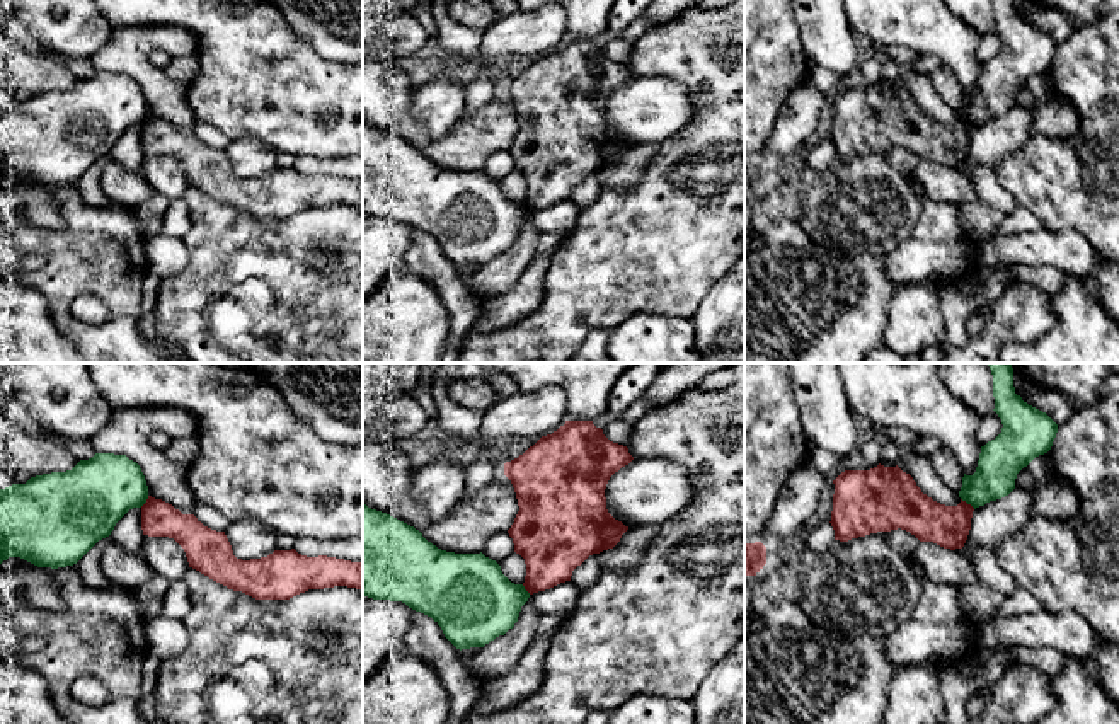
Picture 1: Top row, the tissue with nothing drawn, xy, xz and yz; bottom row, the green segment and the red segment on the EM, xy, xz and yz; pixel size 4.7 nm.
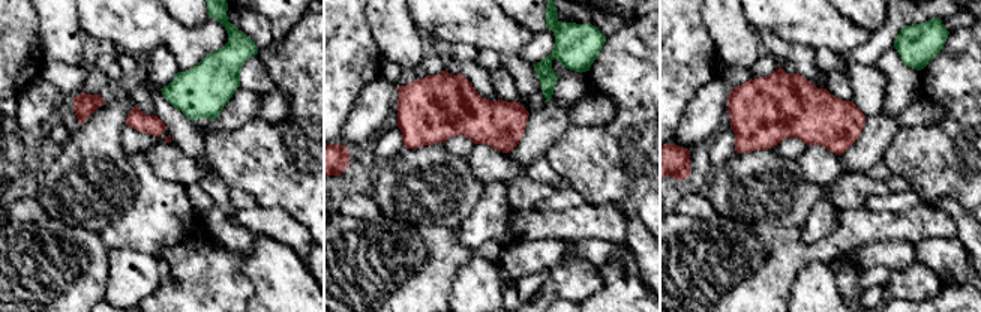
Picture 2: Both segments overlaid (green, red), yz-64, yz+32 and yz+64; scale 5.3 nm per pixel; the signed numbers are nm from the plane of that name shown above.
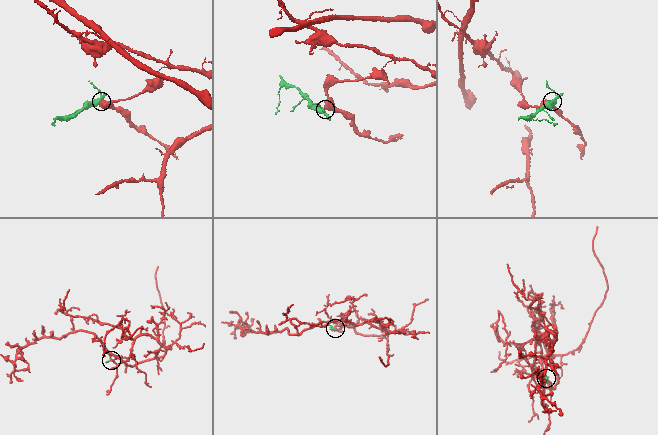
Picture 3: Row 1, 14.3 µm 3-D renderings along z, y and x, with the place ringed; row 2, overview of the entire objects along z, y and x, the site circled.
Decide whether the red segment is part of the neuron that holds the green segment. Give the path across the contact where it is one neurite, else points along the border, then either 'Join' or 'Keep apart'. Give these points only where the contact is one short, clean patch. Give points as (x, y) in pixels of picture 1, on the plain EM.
Boundary: yz (961, 116), (975, 126). Keep apart

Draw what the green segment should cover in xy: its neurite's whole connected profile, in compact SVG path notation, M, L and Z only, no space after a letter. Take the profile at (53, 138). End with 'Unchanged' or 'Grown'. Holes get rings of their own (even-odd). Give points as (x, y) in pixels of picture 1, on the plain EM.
M95 72L80 78L72 89L31 95L26 102L0 107L0 182L20 175L37 186L66 186L77 182L99 158L111 153L116 141L148 118L148 104L140 83L126 73Z. Unchanged

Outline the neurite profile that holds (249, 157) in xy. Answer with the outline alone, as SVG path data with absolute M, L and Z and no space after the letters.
M254 136L232 140L225 153L232 164L233 174L242 179L267 175L276 169L279 157L276 150L266 148Z

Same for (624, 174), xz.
M632 145L620 160L598 172L600 186L611 191L627 191L632 187L644 165L657 153L657 145Z

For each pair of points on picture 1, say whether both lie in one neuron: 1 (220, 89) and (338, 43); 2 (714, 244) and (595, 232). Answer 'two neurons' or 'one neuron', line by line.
1: two neurons
2: one neuron

